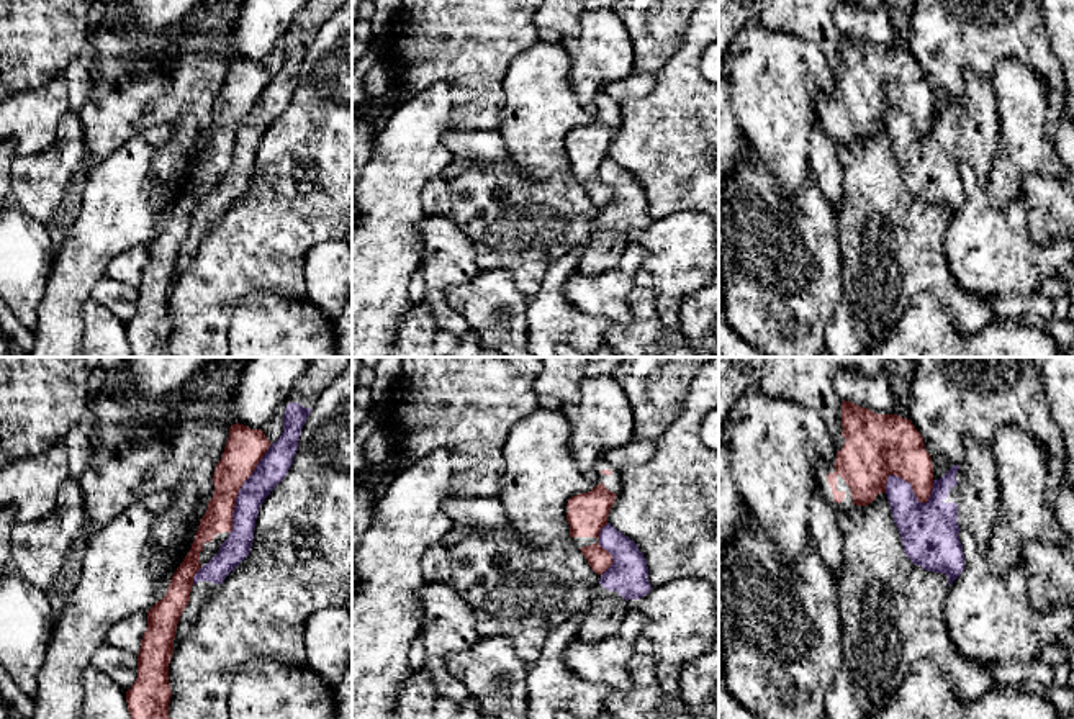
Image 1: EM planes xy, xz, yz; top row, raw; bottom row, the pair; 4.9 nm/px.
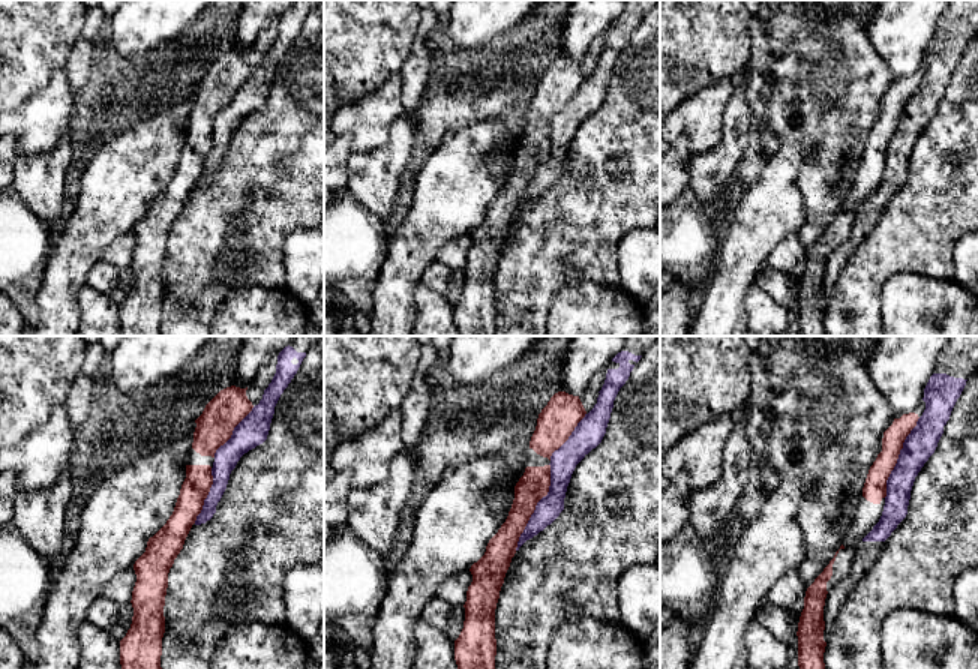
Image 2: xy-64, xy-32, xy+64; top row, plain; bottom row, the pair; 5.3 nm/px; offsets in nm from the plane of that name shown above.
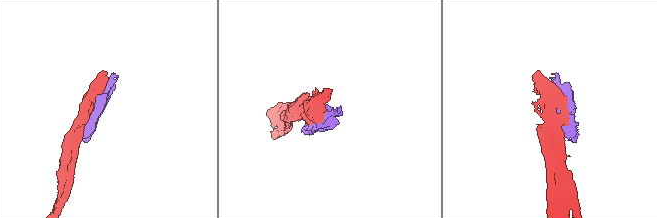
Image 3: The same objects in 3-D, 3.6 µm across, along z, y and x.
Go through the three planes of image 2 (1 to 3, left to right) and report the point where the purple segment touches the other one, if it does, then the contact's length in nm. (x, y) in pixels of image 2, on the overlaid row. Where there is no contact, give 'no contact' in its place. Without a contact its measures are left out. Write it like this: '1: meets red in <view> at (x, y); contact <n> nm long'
1: meets red in xy-64 at (207, 494); contact 320 nm long
2: meets red in xy-32 at (534, 507); contact 500 nm long
3: meets red in xy+64 at (897, 458); contact 480 nm long

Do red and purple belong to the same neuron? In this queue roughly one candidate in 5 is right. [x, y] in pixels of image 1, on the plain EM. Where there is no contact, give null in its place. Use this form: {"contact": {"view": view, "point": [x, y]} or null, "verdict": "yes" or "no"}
{"contact": {"view": "xy", "point": [239, 122]}, "verdict": "no"}

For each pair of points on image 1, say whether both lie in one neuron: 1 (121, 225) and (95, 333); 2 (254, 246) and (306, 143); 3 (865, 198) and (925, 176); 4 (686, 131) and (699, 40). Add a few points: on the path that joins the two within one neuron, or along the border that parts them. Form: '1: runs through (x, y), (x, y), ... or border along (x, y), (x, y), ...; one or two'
1: border along (89, 297), (82, 308), (82, 336); two
2: runs through (279, 220), (306, 189), (306, 169); one
3: border along (893, 146), (904, 187), (914, 197), (935, 205); two
4: runs through (686, 108), (686, 63); one

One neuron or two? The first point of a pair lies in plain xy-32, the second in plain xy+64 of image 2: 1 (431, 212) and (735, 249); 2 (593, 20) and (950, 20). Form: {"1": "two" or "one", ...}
{"1": "one", "2": "two"}

